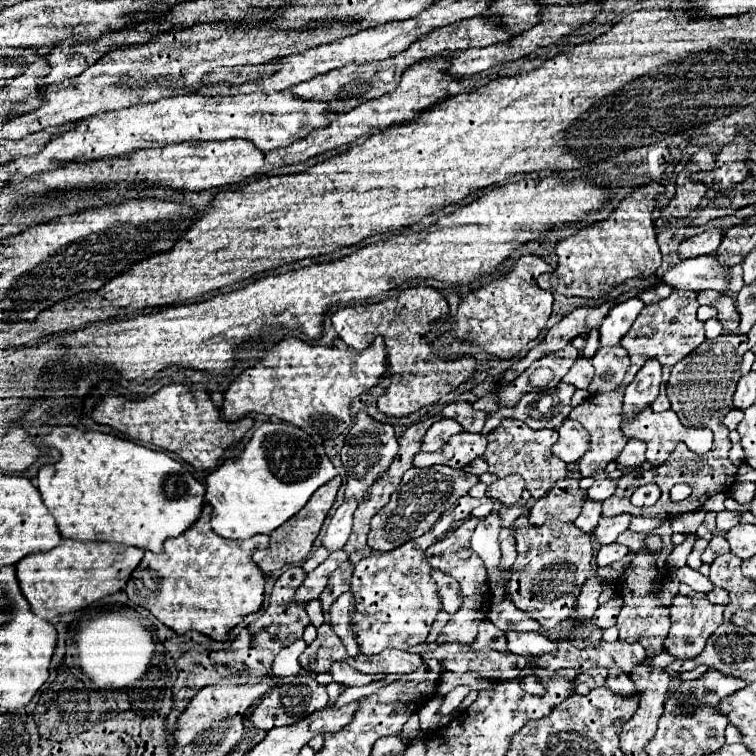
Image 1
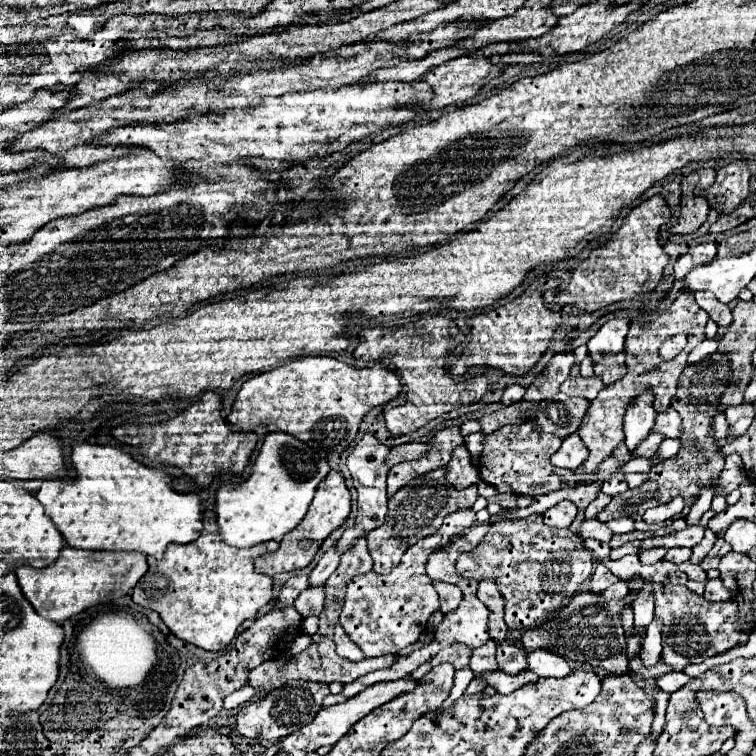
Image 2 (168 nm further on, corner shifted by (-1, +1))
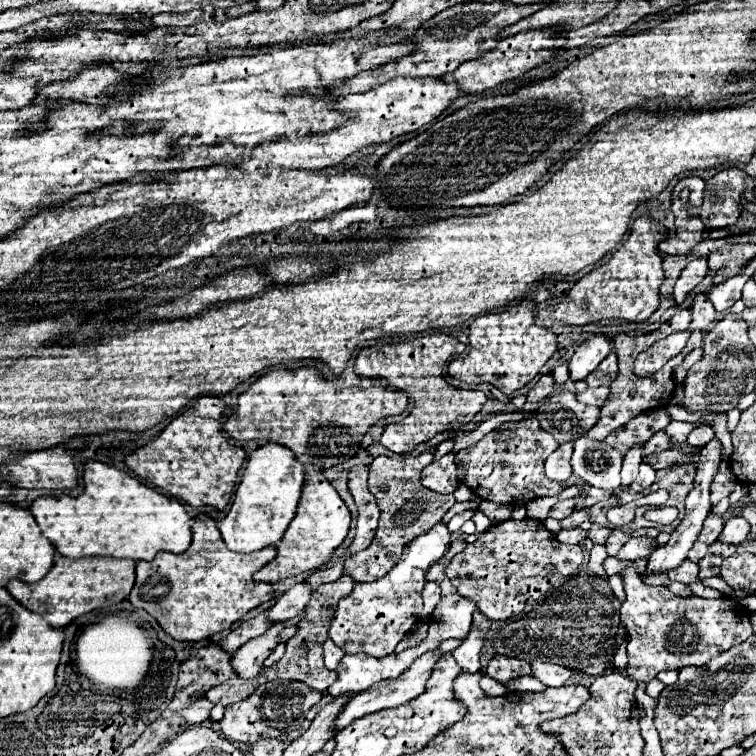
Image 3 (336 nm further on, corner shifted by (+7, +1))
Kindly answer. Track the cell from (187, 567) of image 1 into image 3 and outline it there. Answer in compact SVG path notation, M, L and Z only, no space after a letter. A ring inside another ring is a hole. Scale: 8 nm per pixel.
M220 536L212 540L194 538L188 552L158 552L152 562L136 562L136 584L128 600L136 608L144 608L158 620L162 630L174 640L198 642L228 630L248 610L268 602L274 592L266 582L254 582L252 574L276 556L276 548L268 546L252 554L230 552Z

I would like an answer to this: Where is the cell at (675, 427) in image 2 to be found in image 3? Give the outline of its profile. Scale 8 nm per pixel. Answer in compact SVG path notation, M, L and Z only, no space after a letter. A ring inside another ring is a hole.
M672 420L672 422L664 428L664 432L670 436L670 440L672 440L674 444L682 444L682 442L686 442L688 432L690 432L694 426L698 426L698 424L702 424L702 422L688 424L688 422L676 422L676 420Z

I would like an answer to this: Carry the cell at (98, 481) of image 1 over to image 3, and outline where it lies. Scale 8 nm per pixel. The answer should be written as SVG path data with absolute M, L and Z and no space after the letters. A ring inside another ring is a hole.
M86 460L84 462L84 490L80 496L40 496L30 504L30 512L36 518L44 536L56 546L62 556L84 558L84 556L114 556L132 560L152 560L160 550L180 554L188 550L192 542L192 520L178 500L172 500L146 484L140 484L130 474L116 470L108 464Z

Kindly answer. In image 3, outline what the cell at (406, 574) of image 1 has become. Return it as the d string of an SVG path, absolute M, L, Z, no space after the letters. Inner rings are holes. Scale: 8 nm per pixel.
M438 522L430 532L418 536L410 544L404 546L402 558L396 566L380 580L354 584L350 596L342 598L336 606L334 620L330 624L328 636L338 644L346 654L364 652L374 658L384 658L394 652L398 642L406 632L418 622L422 612L422 588L424 588L424 572L436 564L450 546L450 532L444 522Z

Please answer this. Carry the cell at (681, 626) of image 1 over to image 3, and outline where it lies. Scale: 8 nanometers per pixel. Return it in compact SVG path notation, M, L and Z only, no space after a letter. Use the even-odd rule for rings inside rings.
M606 558L604 564L608 576L623 573L626 600L620 608L620 620L630 634L626 672L634 680L650 682L662 670L680 670L686 666L708 664L710 658L716 658L724 650L742 644L754 634L748 620L748 610L728 596L716 600L698 596L682 598L664 586L644 584L632 562Z

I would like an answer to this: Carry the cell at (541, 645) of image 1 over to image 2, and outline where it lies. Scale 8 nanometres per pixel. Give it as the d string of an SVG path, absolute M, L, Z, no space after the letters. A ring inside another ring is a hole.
M526 652L528 668L536 672L540 678L564 678L572 670L568 662L560 656L552 656L552 652Z

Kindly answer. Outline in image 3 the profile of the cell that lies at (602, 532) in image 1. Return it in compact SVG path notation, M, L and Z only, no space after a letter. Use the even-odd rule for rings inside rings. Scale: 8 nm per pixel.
M568 528L568 530L562 530L560 534L556 534L556 538L560 540L560 542L564 542L564 544L580 544L584 538L588 536L588 532L586 530L582 530L582 528Z

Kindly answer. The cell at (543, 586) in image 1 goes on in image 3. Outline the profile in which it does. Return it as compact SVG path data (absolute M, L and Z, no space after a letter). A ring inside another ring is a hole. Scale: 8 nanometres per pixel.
M524 518L524 520L508 520L492 526L490 530L482 532L480 538L472 544L466 546L460 554L456 554L448 568L446 576L450 578L452 586L466 598L474 600L480 612L488 616L490 620L520 620L536 608L536 604L542 604L556 588L566 584L580 568L582 564L582 546L572 546L572 544L560 544L552 532L546 530L546 526L540 520Z

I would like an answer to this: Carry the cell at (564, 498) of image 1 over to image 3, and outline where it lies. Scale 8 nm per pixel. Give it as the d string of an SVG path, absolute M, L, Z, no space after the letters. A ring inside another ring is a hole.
M560 500L556 506L550 508L548 516L550 518L556 518L556 520L562 520L562 518L570 516L574 510L576 510L576 502L574 500Z

